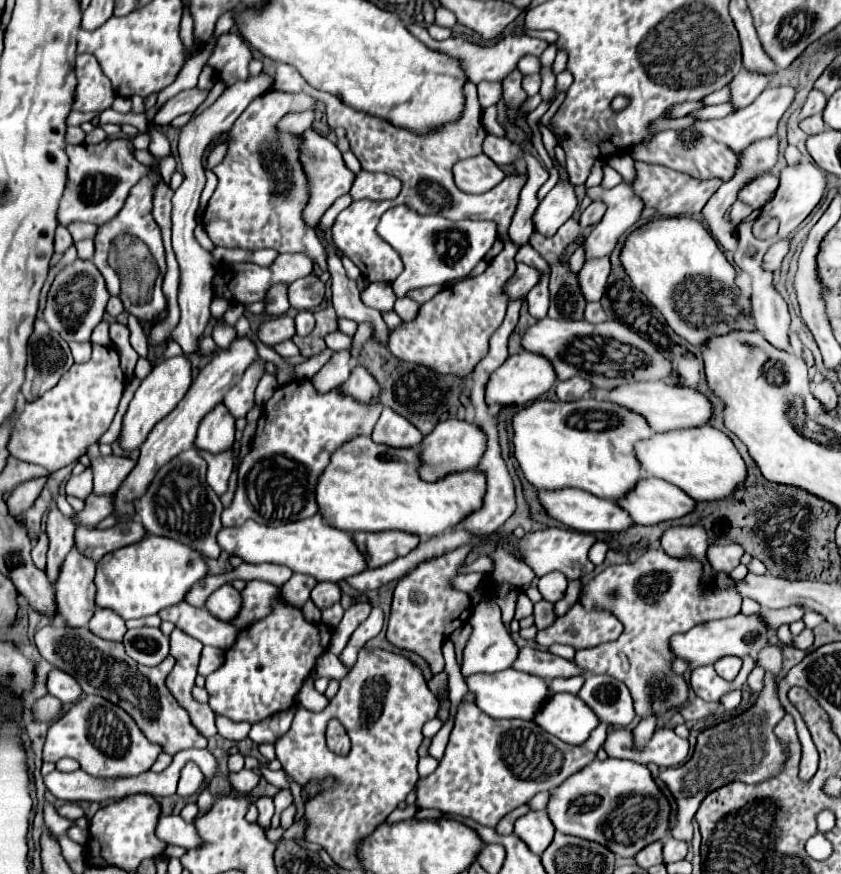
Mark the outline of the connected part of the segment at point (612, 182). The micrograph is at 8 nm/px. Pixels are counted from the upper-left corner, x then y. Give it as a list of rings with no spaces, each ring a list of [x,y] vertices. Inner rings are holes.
[[[605,166],[605,168],[603,168],[603,182],[601,182],[601,186],[603,186],[603,188],[613,188],[613,186],[617,186],[619,182],[621,182],[621,176],[617,176],[613,168]]]

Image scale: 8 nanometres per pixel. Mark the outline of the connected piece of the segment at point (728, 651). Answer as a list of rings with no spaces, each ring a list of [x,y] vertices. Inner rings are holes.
[[[737,614],[737,616],[729,616],[723,620],[711,620],[705,624],[699,624],[695,628],[691,628],[685,634],[677,634],[671,638],[671,650],[675,652],[677,658],[689,660],[691,670],[697,666],[705,666],[705,664],[715,664],[719,658],[723,656],[737,656],[737,658],[745,658],[745,656],[757,656],[767,644],[769,644],[769,636],[773,632],[769,630],[769,626],[765,624],[765,620],[759,614]]]

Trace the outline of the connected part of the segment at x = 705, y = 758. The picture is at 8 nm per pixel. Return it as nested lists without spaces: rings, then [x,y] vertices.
[[[771,672],[765,674],[765,688],[757,696],[757,702],[747,712],[731,718],[729,722],[721,722],[719,726],[701,732],[693,756],[683,766],[675,766],[659,772],[659,778],[669,786],[679,806],[677,826],[671,830],[671,836],[675,840],[683,840],[687,844],[691,842],[693,838],[691,818],[695,816],[701,800],[715,788],[735,780],[757,784],[763,782],[765,778],[775,776],[781,770],[785,762],[785,752],[781,742],[775,738],[773,728],[785,716],[785,710],[777,700],[777,684],[773,682],[773,678],[775,676]]]

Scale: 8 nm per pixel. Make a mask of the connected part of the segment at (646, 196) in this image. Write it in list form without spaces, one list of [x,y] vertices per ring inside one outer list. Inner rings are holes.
[[[635,160],[635,194],[645,202],[645,206],[655,208],[661,216],[681,216],[681,214],[699,214],[705,202],[723,184],[723,180],[713,178],[707,181],[695,180],[687,174],[673,172],[657,164],[645,164]]]

